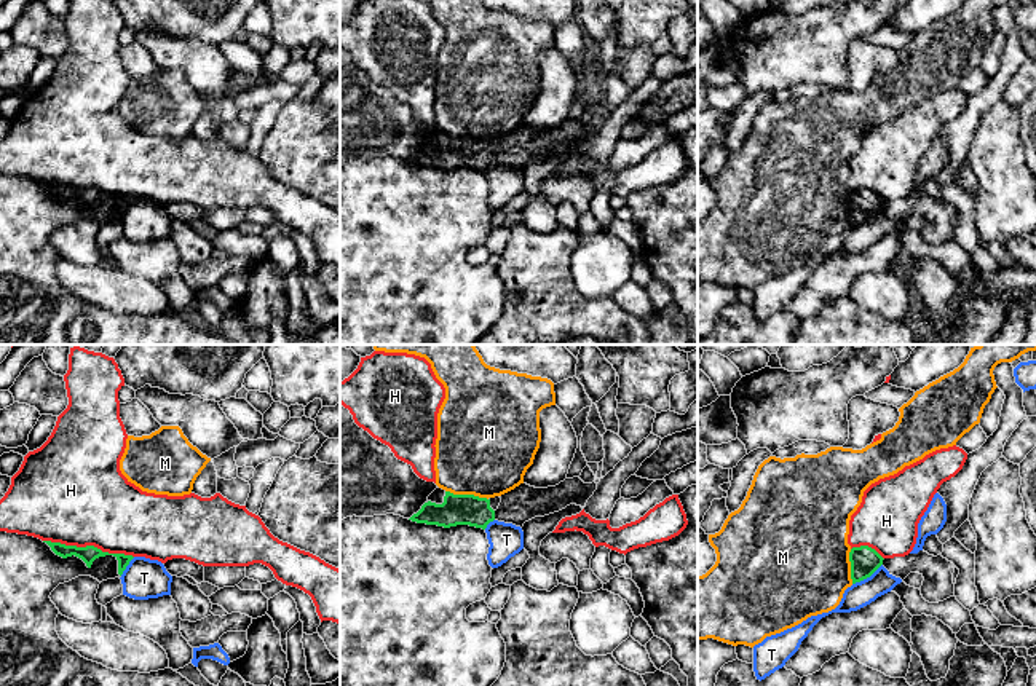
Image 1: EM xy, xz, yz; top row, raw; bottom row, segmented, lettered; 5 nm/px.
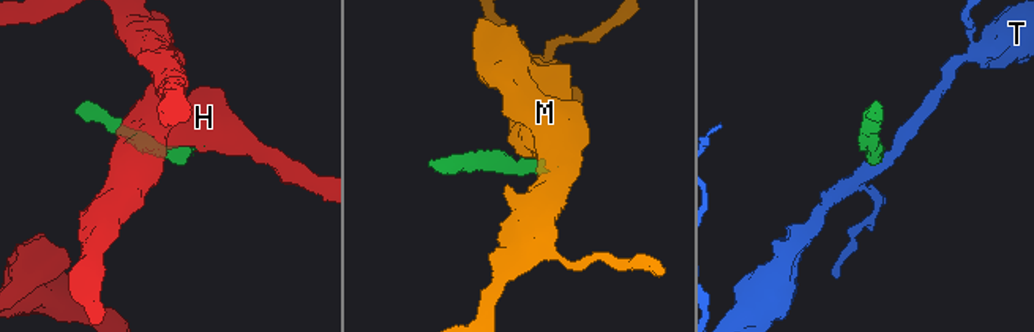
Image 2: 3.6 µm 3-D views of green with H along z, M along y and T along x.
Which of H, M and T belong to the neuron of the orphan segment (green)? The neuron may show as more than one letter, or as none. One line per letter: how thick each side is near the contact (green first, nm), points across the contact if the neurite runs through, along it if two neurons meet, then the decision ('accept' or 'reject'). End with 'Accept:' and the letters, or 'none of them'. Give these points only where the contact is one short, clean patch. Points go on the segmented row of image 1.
H: 90 nm thick on the green side, 480 nm on the other; reject
M: 160 nm thick on the green side, 480 nm on the other; border along xz (446, 490), (478, 495), (487, 500); reject
T: 140 nm thick on the green side, 130 nm on the other; border along yz (881, 563), (869, 576), (853, 584); reject
Accept: none of them

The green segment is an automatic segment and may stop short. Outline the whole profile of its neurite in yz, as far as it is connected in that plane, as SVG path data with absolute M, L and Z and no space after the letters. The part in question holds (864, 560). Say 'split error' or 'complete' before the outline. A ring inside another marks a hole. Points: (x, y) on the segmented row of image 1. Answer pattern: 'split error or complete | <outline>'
complete | M868 546L852 547L849 552L852 584L870 578L881 565L883 557Z

